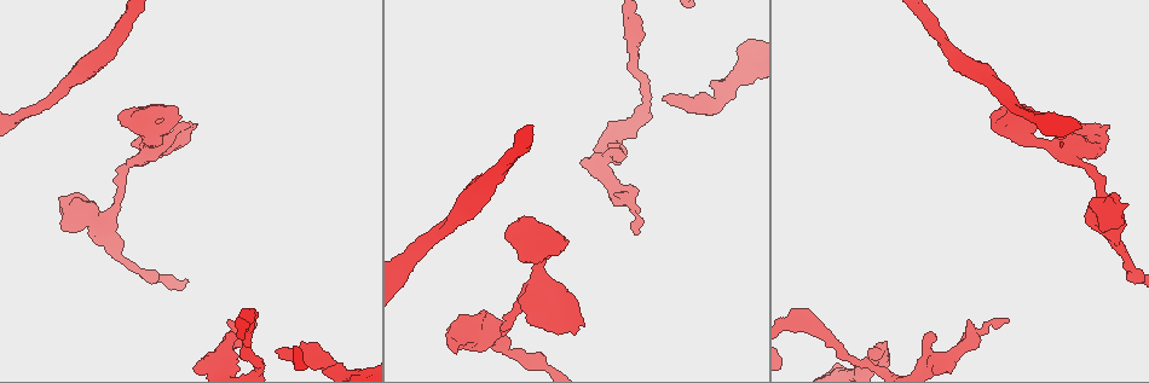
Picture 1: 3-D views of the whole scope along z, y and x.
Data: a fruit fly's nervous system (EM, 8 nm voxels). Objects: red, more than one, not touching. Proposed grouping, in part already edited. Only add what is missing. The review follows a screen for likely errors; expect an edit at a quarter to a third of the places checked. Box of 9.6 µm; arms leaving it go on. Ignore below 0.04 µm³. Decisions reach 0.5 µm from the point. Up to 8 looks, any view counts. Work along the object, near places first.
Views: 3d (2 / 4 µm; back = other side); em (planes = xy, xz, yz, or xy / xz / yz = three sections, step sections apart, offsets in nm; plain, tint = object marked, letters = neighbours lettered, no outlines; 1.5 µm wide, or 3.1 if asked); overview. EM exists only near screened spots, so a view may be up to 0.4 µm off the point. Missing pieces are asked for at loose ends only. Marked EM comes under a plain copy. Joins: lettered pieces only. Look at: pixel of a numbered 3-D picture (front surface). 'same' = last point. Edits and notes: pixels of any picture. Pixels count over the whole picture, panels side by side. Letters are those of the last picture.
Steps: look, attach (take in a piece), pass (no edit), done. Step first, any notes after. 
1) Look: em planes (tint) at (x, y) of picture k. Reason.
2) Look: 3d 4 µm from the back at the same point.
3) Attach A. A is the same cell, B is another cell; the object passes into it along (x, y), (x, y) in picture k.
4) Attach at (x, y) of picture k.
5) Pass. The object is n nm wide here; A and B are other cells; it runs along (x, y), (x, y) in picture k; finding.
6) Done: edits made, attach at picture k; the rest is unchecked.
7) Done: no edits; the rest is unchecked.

Look: em xy step 8 (letters) at (1109, 127) of picture 1. Branch stops here.

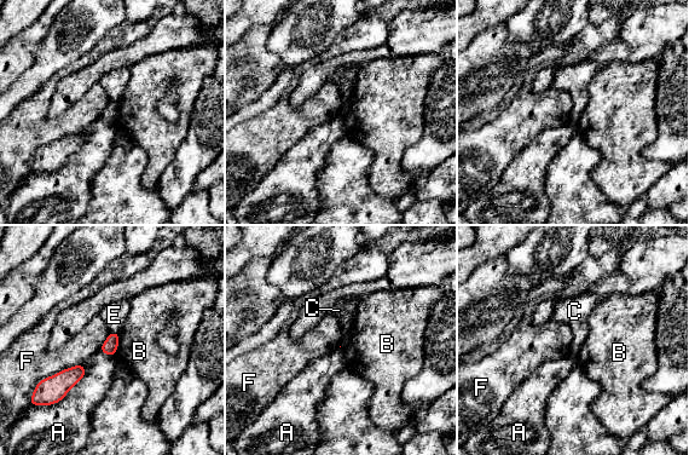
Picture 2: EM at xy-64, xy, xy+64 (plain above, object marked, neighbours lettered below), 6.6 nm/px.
Pass. A, B, C, E and F are other cells; a border runs along (80, 363), (45, 376), (35, 385) in picture 2; no lettered piece goes on from it.

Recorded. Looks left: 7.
Look: em yz step 4 (tint) at (448, 332) of picture 1. Thick end.

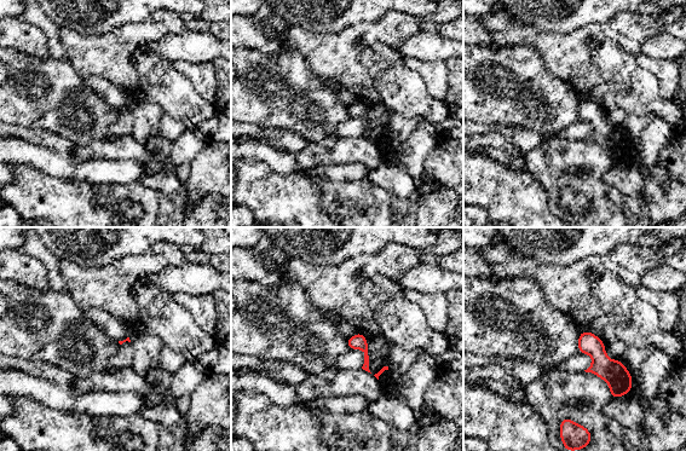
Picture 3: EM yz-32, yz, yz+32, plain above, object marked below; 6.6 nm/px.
Look: em planes (letters) at the same point. Another direction.

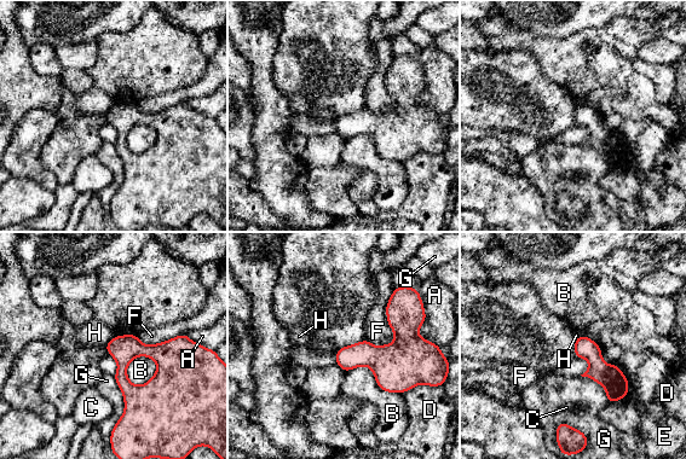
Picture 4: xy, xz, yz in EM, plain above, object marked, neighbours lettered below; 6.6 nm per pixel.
Pass. A, B, C, D, E, F, G and H are other cells; none of them fits.

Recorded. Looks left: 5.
Look: em yz step 8 (letters) at (1008, 322) of picture 1. Free end.

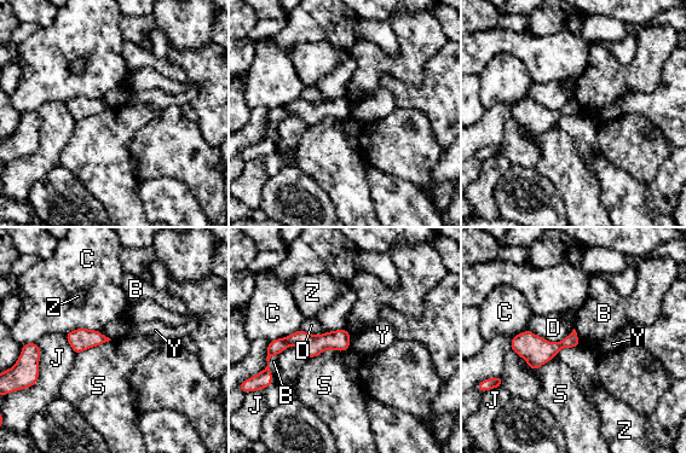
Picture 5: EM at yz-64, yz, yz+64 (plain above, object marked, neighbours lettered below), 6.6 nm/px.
Look: em planes (letters) at the same point.

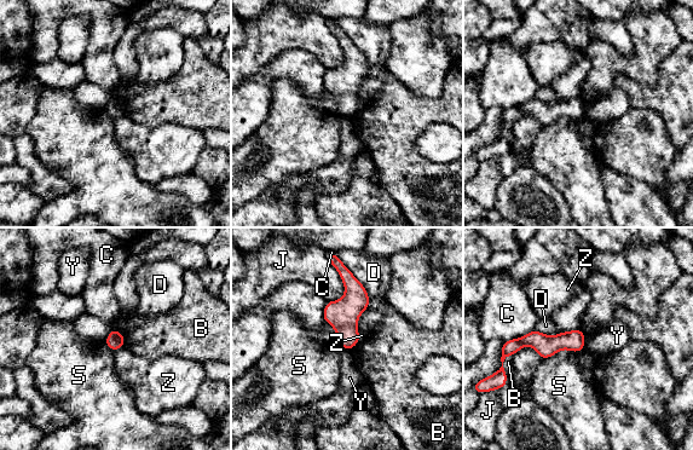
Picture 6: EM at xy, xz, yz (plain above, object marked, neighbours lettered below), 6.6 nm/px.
Pass. The longest contact is with D, 480 nm; B, C, D, J, S, Y and Z are other cells; none of them fits.

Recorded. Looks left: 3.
Done: no edits; the rest is unchecked.

